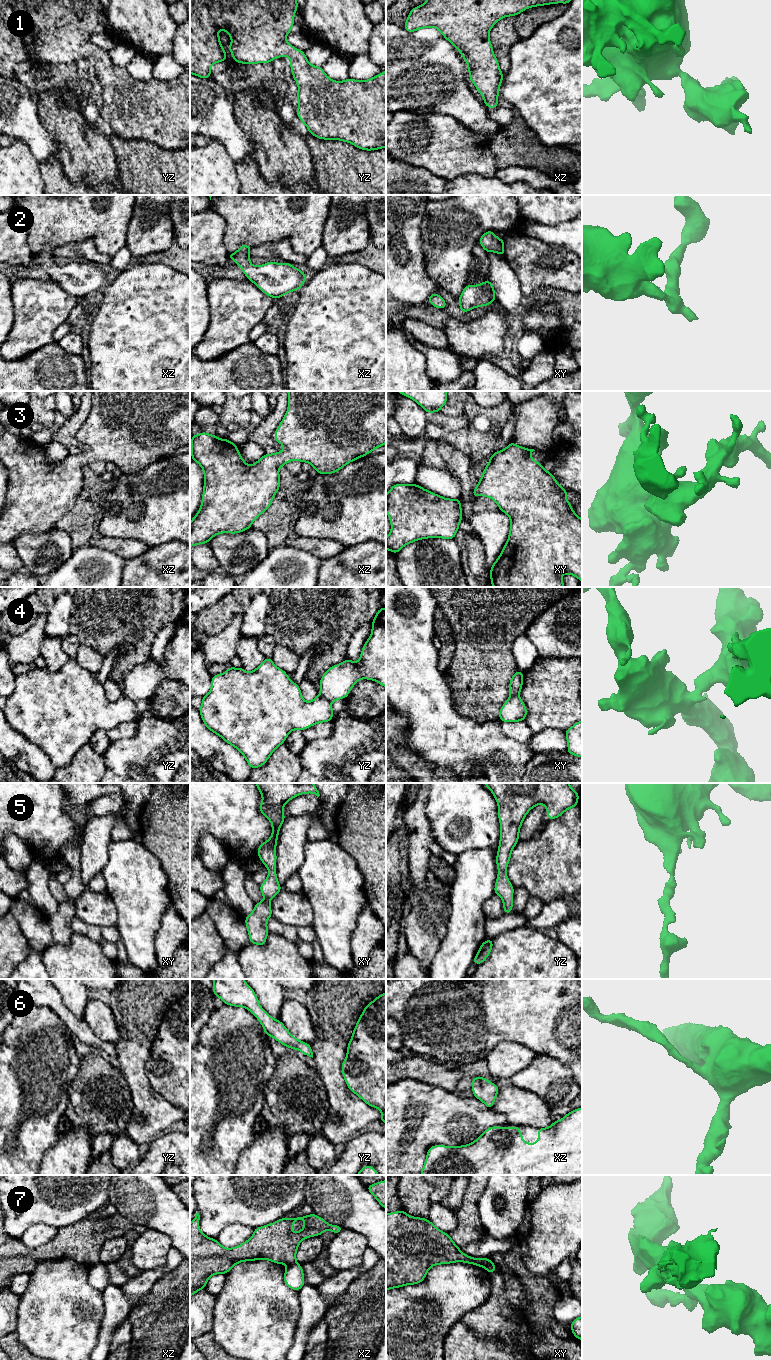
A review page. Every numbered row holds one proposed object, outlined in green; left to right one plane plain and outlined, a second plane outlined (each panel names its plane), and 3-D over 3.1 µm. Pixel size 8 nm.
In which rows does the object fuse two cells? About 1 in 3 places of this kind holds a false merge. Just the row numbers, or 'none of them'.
4, 7

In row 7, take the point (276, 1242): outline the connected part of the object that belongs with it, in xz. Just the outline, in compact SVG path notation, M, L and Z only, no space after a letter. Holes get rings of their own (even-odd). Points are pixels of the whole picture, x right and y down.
M197 1212L190 1224L190 1297L204 1289L211 1276L227 1274L240 1262L265 1259L289 1266L296 1263L296 1252L302 1240L320 1236L326 1230L335 1234L343 1230L343 1227L328 1224L314 1213L291 1219L283 1217L255 1228L251 1238L244 1243L224 1248L216 1239L200 1231L199 1220ZM299 1219L305 1222L305 1226L293 1233L292 1226Z

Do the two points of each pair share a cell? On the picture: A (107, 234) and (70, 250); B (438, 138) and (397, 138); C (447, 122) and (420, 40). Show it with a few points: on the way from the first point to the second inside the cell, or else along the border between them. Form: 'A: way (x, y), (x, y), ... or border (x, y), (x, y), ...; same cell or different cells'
A: border (70, 241), (91, 238), (100, 252), (111, 255); different cells
B: way (428, 138), (407, 138); same cell
C: border (421, 111), (436, 111), (450, 114), (464, 126); different cells

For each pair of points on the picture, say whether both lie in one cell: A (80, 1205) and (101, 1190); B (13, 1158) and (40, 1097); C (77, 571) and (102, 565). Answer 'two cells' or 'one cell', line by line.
A: one cell
B: one cell
C: one cell

